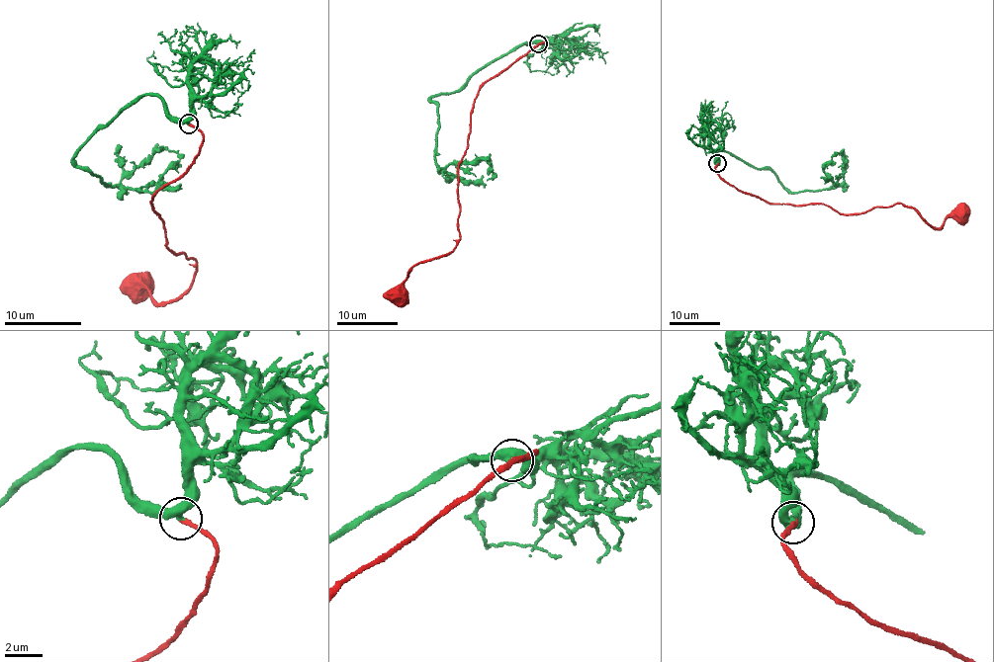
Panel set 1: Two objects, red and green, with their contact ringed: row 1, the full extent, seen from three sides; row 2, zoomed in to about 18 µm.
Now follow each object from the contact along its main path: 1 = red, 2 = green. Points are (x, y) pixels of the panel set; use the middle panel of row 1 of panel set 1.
1: (538, 43), (545, 41), (480, 88), (458, 164), (460, 242), (412, 268), (403, 284), (406, 295), (399, 297)
2: (538, 43), (508, 50), (430, 101), (437, 106), (435, 165), (481, 158), (493, 173), (487, 180)

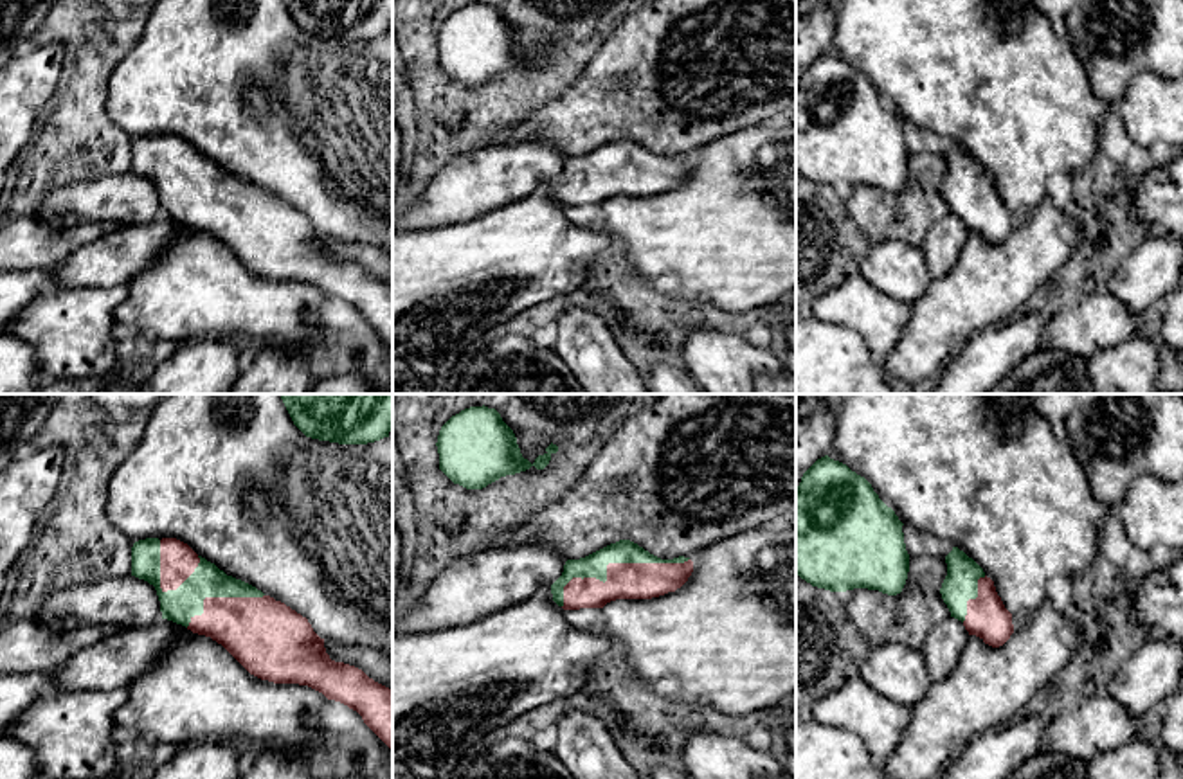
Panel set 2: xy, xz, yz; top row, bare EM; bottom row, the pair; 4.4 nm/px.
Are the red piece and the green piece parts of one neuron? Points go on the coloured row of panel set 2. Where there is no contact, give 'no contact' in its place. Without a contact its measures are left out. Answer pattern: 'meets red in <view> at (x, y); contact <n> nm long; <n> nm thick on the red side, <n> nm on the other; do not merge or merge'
meets red in xz at (609, 564); contact 600 nm long; 160 nm thick on the red side, 110 nm on the other; merge

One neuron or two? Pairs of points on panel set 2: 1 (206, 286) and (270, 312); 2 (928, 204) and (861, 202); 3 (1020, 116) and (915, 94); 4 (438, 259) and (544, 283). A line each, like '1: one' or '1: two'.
1: one
2: one
3: one
4: one

